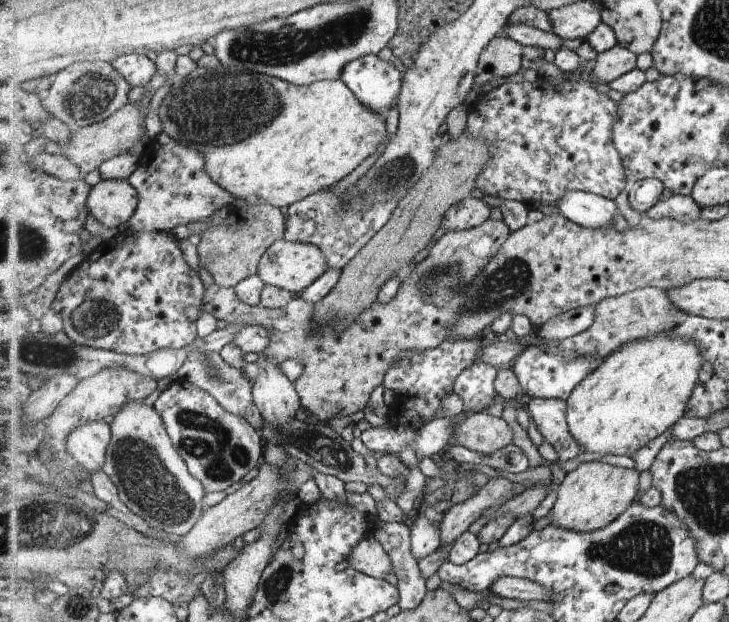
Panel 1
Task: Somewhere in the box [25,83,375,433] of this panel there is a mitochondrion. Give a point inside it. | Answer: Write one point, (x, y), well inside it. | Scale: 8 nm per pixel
(95, 321)

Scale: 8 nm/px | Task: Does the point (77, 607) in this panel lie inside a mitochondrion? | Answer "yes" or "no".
yes

